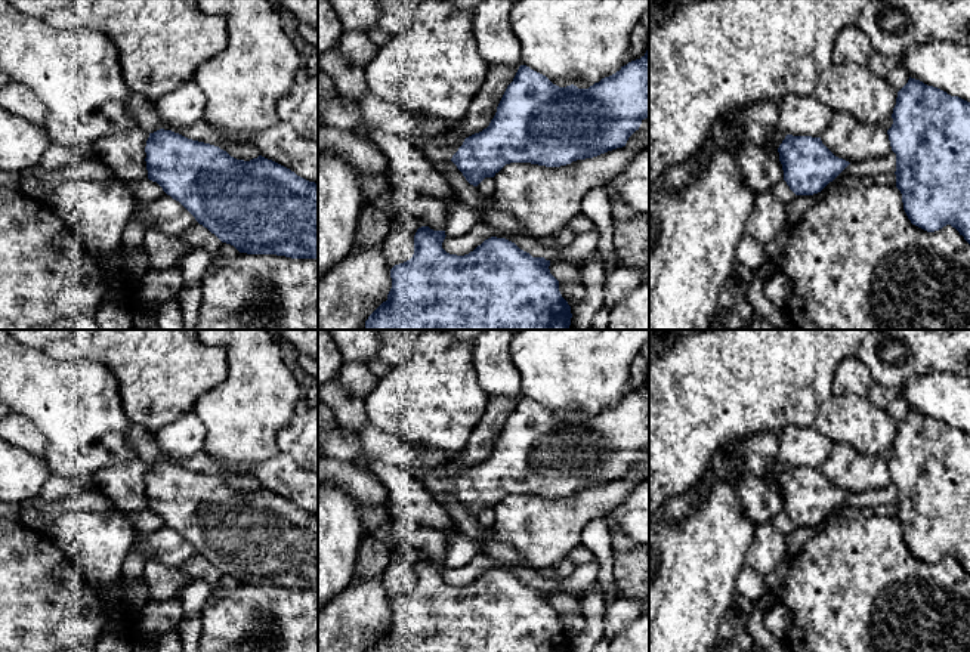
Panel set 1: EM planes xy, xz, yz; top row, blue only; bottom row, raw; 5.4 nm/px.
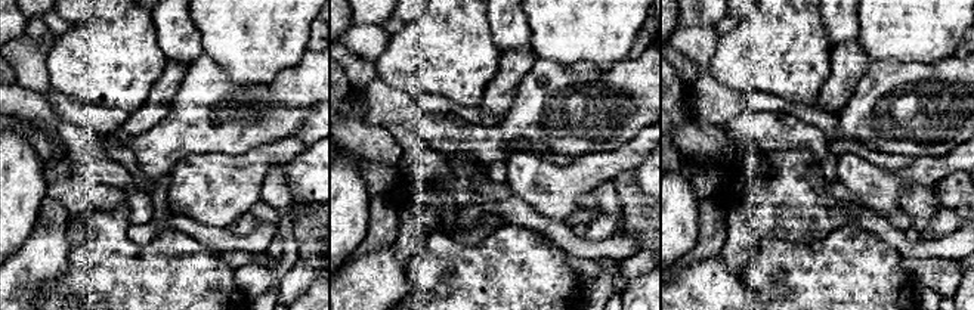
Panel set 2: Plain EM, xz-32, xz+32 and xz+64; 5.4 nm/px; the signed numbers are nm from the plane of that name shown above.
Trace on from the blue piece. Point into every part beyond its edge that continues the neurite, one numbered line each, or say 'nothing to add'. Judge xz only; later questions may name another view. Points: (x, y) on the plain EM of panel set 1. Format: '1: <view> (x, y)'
1: xz (438, 479)

